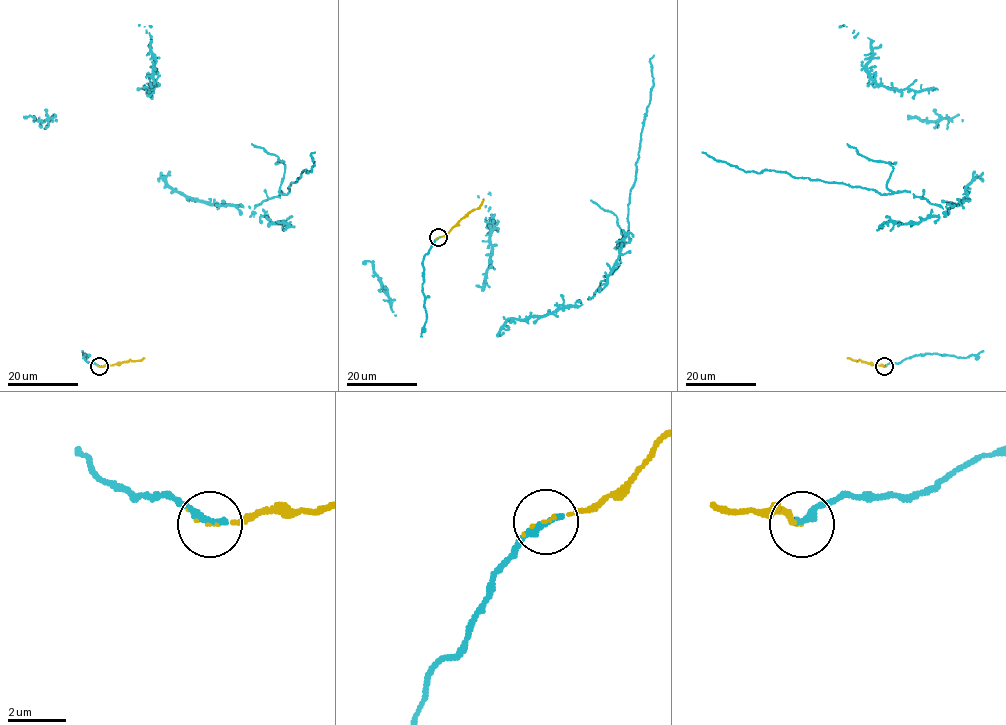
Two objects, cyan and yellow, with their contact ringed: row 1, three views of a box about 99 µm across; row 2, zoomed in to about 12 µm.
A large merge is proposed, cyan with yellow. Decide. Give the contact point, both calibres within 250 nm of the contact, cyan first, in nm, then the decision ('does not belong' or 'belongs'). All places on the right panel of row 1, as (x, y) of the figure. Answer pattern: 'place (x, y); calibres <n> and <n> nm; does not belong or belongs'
place (884, 366); calibres 320 and 60 nm; belongs

